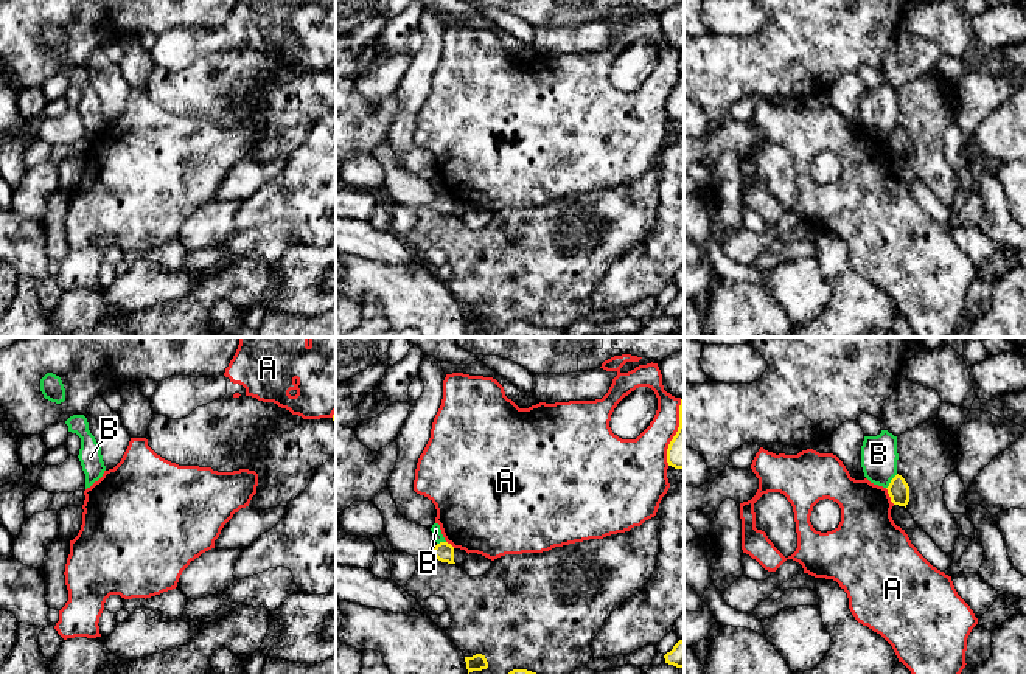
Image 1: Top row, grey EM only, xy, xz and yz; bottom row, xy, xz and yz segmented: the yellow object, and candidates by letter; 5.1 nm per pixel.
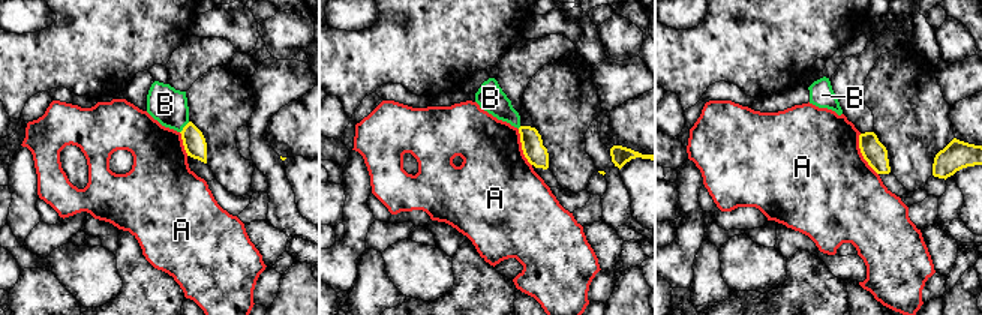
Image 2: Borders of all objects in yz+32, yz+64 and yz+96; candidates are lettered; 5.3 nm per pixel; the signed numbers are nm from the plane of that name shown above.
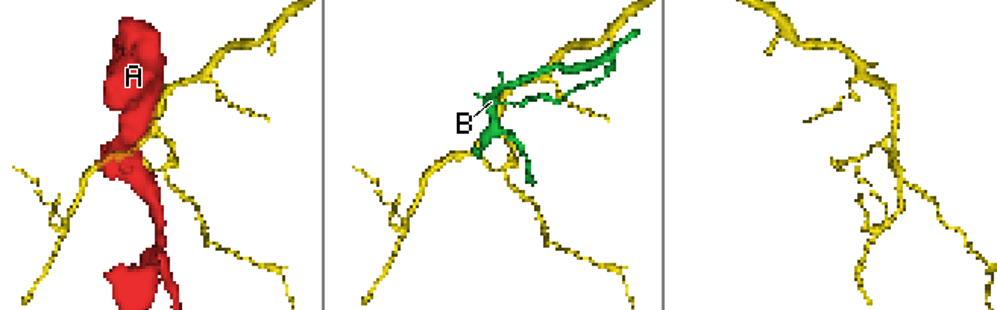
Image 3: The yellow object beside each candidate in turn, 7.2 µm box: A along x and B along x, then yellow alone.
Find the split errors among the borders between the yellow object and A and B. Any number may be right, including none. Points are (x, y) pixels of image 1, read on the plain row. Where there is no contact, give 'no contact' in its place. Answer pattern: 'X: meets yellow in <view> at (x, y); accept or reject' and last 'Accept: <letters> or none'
A: meets yellow in yz at (889, 148); reject
B: meets yellow in yz at (891, 134); reject
Accept: none

